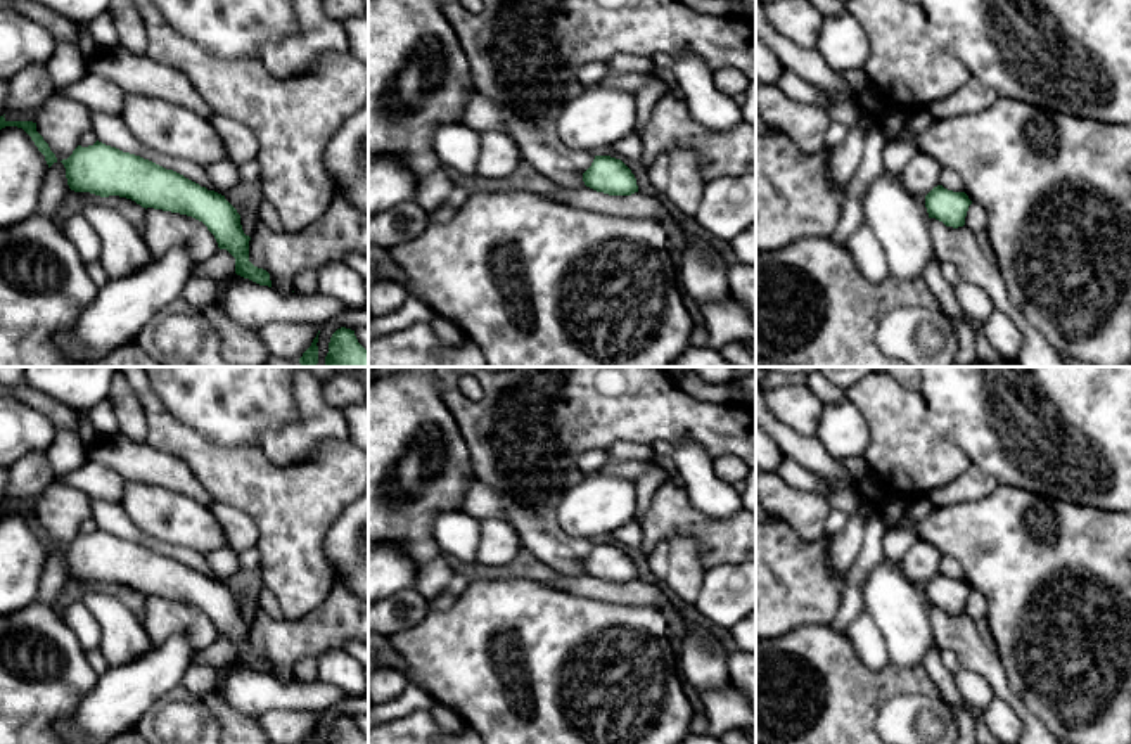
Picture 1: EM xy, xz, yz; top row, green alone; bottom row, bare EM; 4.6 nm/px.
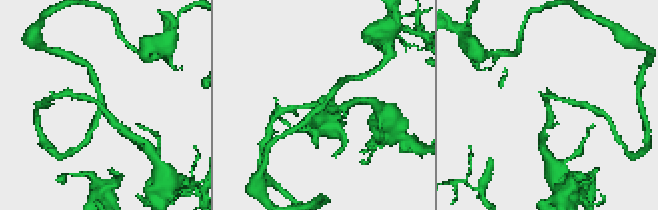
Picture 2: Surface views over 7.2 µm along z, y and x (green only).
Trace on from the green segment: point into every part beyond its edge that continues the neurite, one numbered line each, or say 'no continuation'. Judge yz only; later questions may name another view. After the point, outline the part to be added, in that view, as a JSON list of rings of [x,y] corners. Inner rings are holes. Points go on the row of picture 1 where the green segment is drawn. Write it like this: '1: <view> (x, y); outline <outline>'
no continuation

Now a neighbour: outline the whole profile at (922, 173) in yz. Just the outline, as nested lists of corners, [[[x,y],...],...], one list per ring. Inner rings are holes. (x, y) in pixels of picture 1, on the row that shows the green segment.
[[[915,154],[899,173],[904,185],[917,196],[927,196],[941,182],[942,166],[929,154]]]

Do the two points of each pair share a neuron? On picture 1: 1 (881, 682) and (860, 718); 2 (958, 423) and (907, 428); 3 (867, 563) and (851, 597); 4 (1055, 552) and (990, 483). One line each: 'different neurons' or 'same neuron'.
1: same neuron
2: different neurons
3: same neuron
4: different neurons

